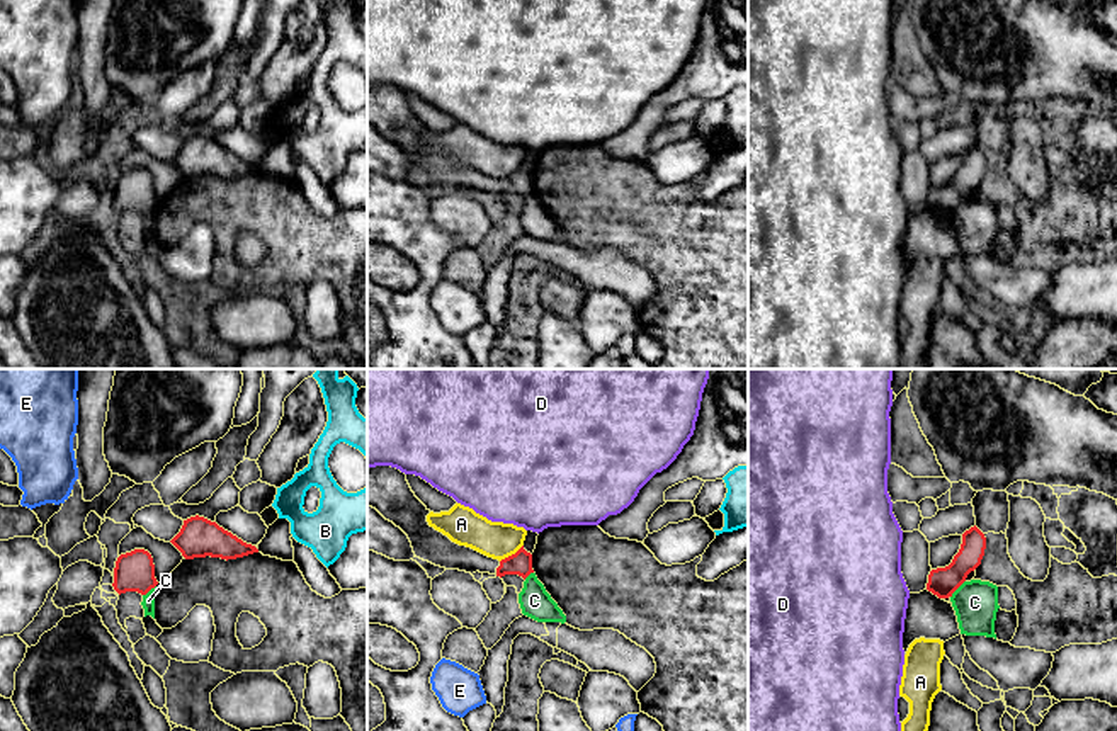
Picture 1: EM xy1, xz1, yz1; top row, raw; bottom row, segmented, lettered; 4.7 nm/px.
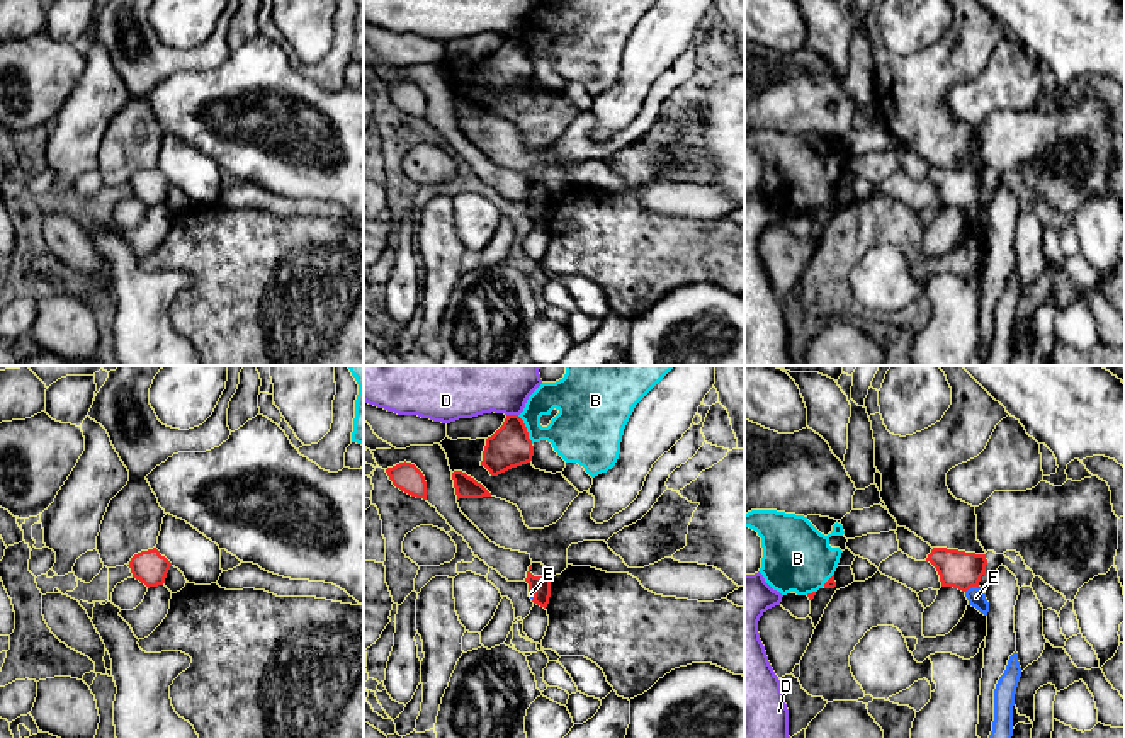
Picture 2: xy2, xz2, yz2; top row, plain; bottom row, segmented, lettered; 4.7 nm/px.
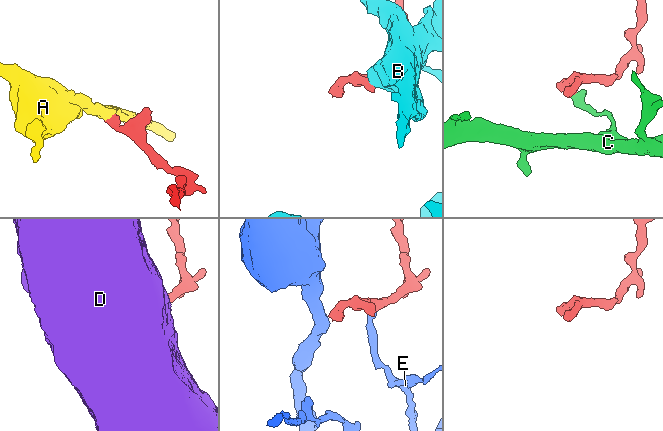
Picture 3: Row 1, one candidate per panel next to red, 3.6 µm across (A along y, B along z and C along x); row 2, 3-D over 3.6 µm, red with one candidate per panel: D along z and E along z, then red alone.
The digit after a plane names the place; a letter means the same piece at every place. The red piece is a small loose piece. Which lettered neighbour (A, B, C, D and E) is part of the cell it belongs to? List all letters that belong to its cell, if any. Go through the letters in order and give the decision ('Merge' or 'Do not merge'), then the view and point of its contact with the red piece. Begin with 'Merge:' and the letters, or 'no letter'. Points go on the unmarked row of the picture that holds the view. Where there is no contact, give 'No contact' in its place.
Merge: no letter
A: Do not merge. Touches red at xz1 (512, 174)
B: Do not merge. Touches red at xz2 (525, 48)
C: Do not merge. Touches red at yz1 (958, 206)
D: Do not merge. Touches red at xz2 (512, 34)
E: Do not merge. Touches red at yz2 (972, 204)

